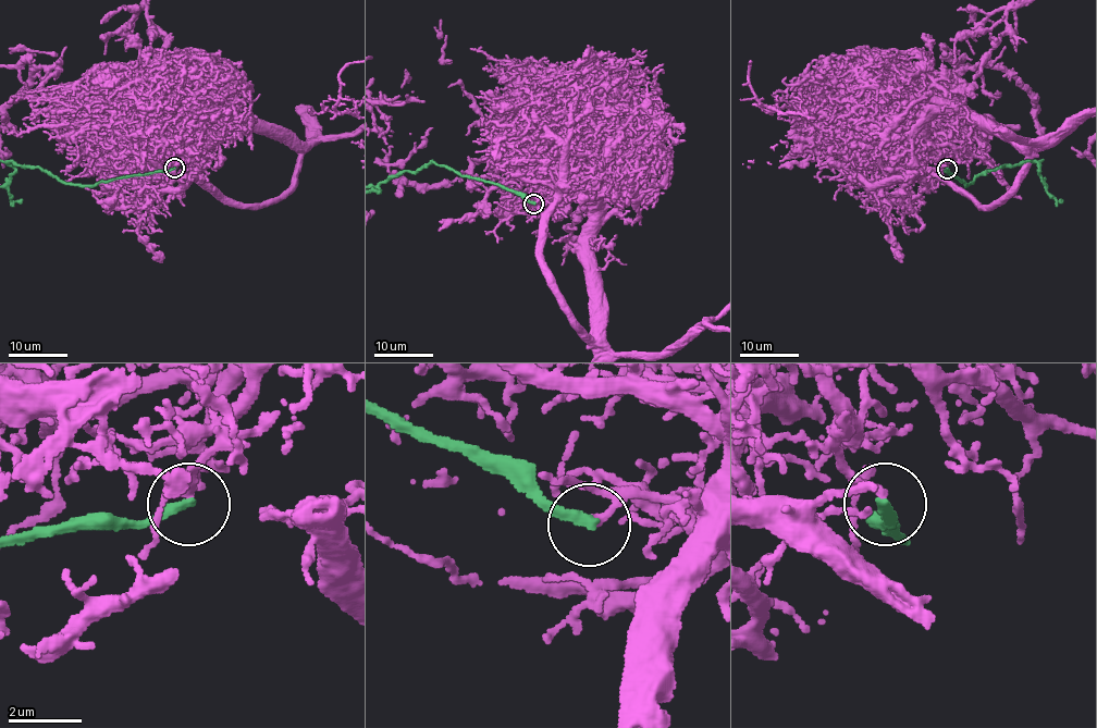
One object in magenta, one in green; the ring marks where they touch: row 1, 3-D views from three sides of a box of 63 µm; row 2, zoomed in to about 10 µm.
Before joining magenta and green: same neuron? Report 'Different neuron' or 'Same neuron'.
Different neuron

